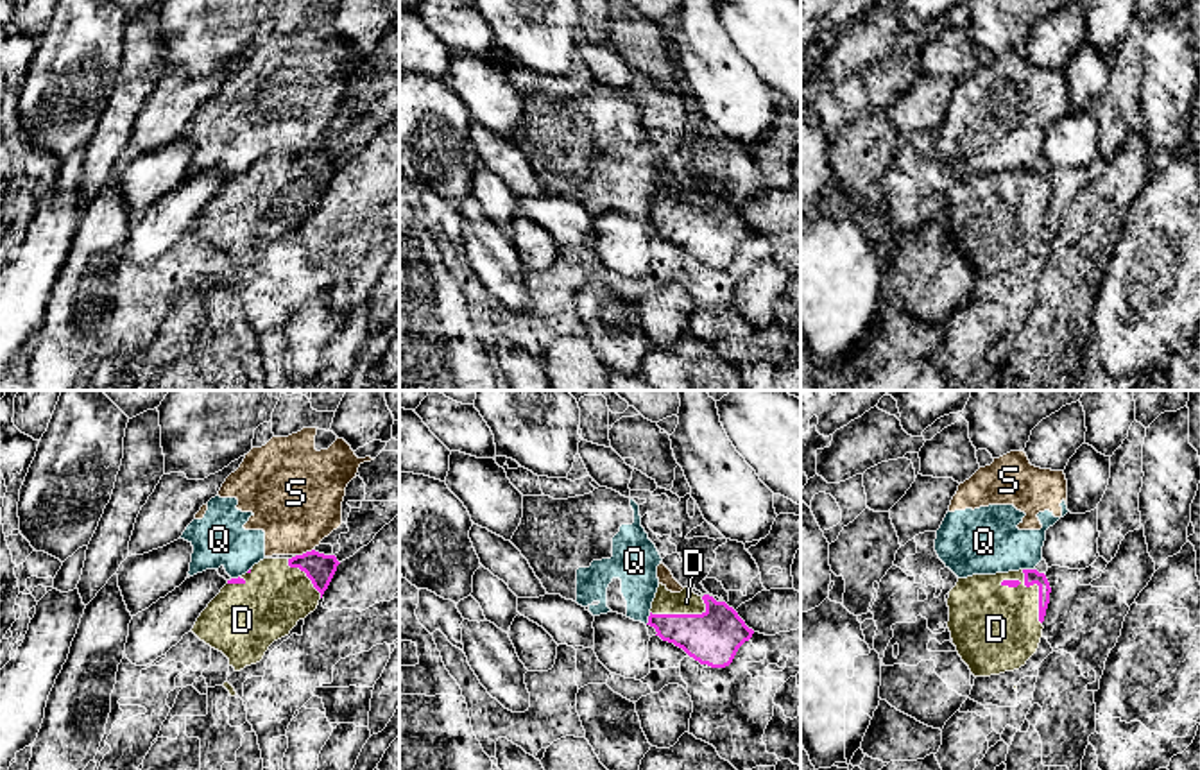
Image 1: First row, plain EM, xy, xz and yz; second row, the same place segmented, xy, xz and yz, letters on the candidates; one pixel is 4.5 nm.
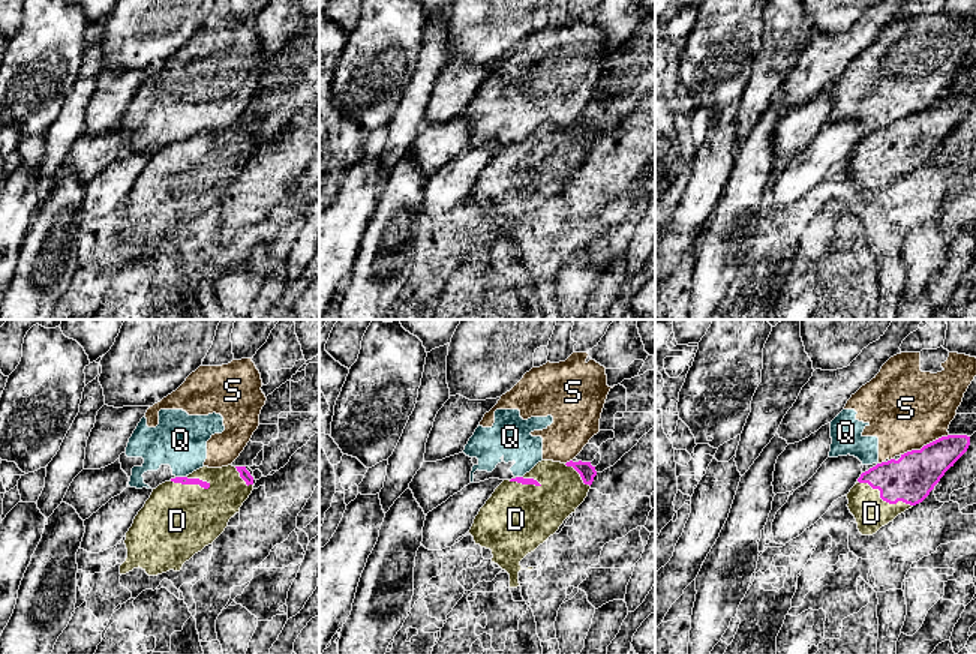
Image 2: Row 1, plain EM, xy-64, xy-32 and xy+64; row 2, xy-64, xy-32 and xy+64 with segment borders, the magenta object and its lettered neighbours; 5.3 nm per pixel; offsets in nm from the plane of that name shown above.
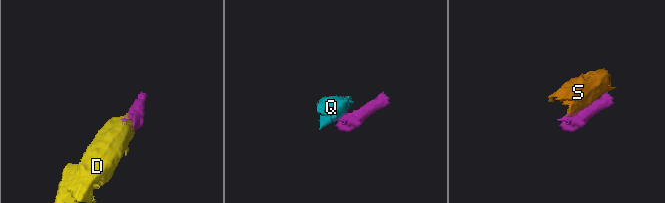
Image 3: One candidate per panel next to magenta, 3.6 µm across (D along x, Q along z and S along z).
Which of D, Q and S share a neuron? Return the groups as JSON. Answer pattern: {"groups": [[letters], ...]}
{"groups": [["D"], ["Q", "S"]]}

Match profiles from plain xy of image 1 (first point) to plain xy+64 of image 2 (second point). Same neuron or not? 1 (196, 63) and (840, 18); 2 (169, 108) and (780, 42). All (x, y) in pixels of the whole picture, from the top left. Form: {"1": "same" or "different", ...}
{"1": "same", "2": "different"}

